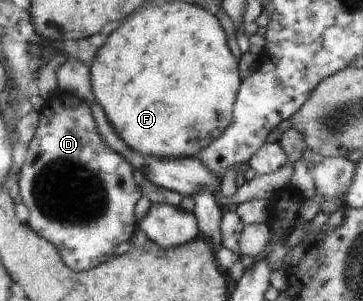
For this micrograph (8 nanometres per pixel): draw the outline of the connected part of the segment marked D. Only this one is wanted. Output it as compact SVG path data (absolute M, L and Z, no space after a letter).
M59 92L45 102L33 140L29 143L23 164L17 167L20 196L29 209L31 230L46 238L61 255L63 264L73 272L88 271L107 262L117 246L131 240L137 229L135 204L142 190L133 175L133 168L125 157L115 152L99 134L90 106L70 93Z

